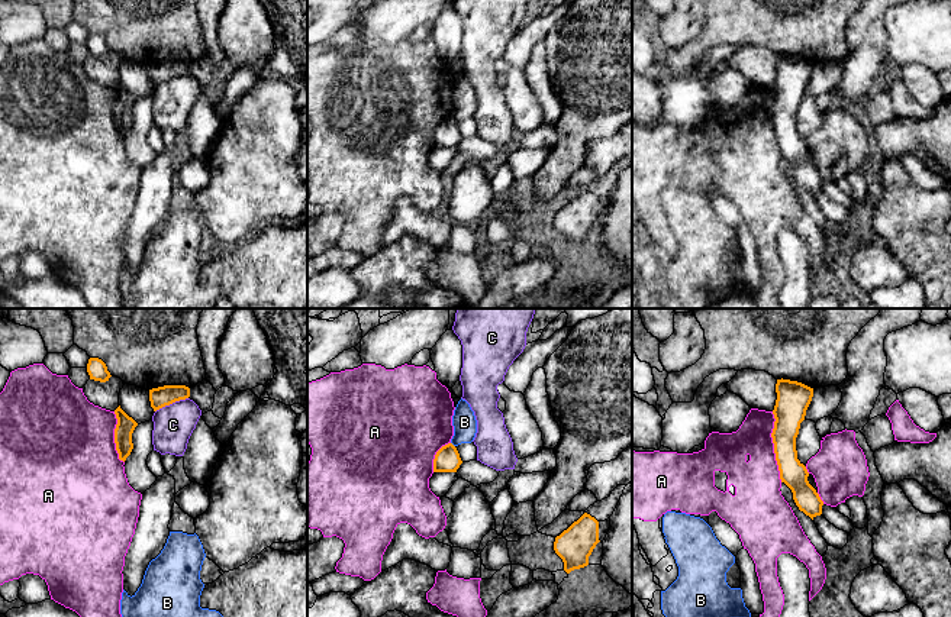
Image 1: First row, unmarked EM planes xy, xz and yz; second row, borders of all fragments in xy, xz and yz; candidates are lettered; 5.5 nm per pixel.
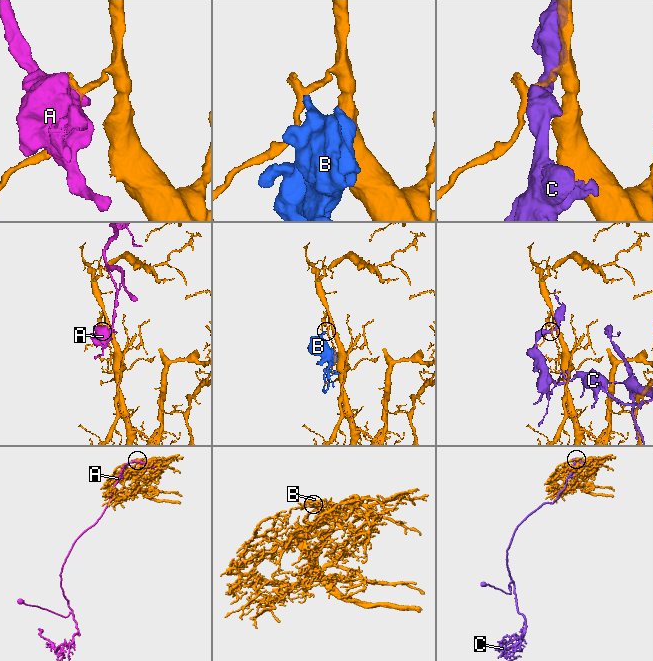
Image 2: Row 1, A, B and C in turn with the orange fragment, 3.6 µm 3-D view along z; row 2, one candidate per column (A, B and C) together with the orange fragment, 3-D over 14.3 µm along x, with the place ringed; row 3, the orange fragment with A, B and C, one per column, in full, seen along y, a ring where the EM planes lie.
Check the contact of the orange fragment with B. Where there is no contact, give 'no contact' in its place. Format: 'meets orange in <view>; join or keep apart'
meets orange in xz; keep apart

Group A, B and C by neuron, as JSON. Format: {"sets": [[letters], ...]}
{"sets": [["A"], ["B"], ["C"]]}

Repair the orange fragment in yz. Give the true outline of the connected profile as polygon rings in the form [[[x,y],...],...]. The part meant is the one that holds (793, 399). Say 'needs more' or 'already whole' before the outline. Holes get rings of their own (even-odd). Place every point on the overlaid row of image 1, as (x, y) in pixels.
already whole | [[[777,379],[777,400],[773,410],[774,429],[771,433],[780,479],[793,492],[793,500],[800,511],[812,520],[822,514],[823,501],[809,484],[809,472],[797,459],[796,437],[800,423],[813,397],[813,388],[790,379]]]

